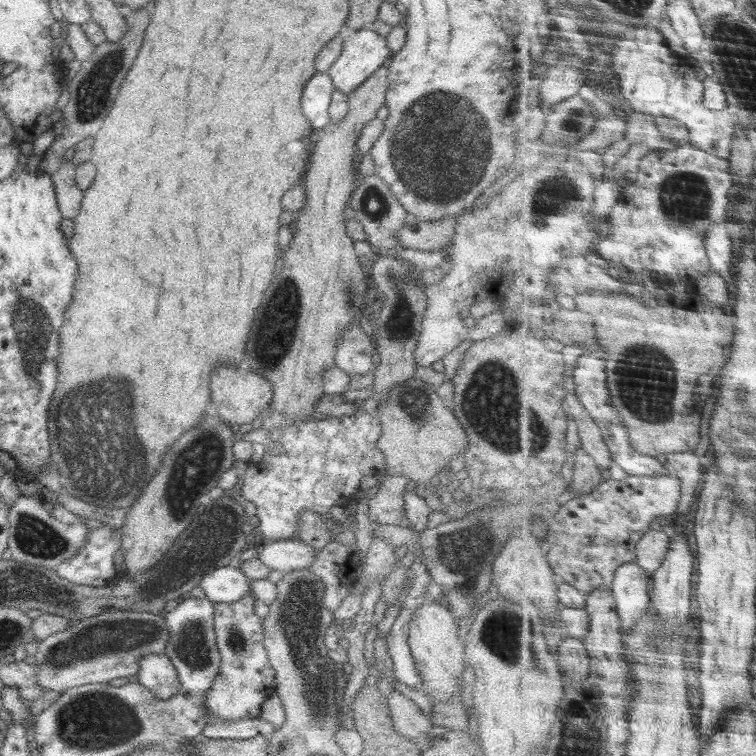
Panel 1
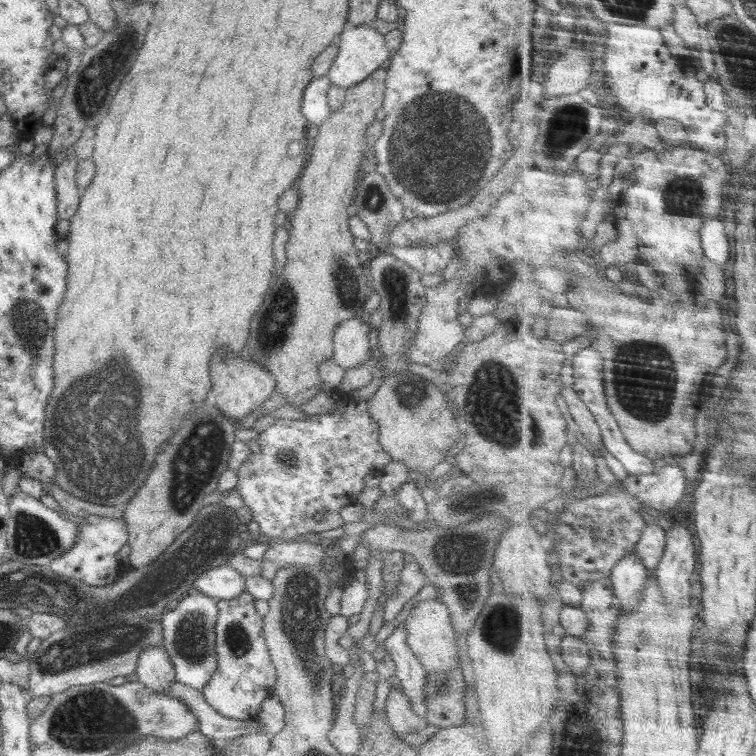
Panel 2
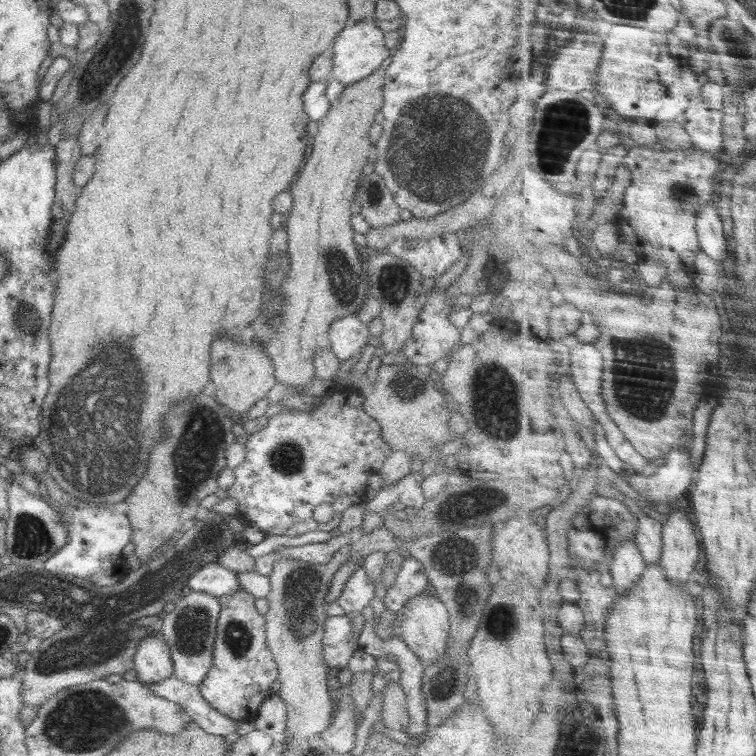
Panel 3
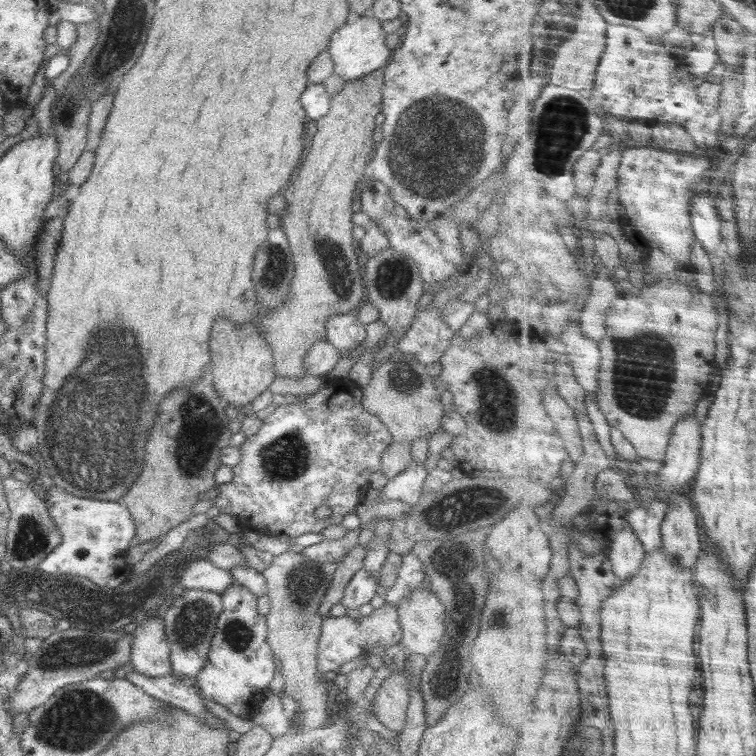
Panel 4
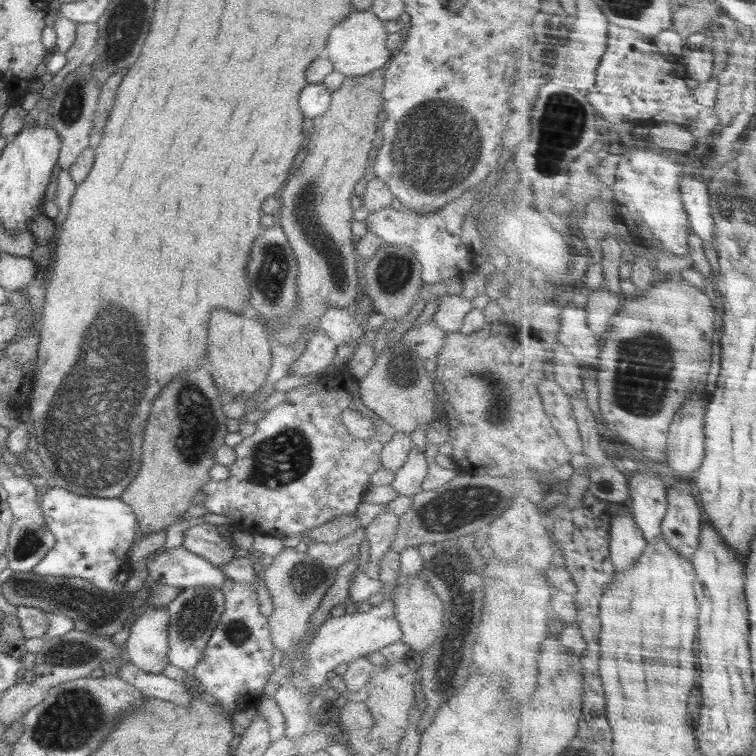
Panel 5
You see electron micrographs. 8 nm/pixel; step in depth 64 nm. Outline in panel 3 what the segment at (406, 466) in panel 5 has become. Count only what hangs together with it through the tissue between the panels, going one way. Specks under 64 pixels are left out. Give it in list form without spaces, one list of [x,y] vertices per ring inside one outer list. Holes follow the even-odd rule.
[[[410,470],[410,474],[400,478],[396,484],[380,488],[374,498],[365,504],[366,509],[381,514],[389,505],[410,506],[413,509],[422,508],[426,502],[421,489],[423,479],[421,471],[412,472]]]

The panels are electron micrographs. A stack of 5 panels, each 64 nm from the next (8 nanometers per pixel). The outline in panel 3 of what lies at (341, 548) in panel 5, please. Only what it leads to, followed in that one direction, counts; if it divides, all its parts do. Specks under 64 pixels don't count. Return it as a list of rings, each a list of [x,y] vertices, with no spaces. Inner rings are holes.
[[[352,531],[332,536],[326,542],[312,542],[302,546],[289,546],[284,551],[276,551],[276,558],[294,558],[302,562],[312,564],[326,564],[331,558],[334,558],[336,551],[343,546],[352,544],[356,534]]]

